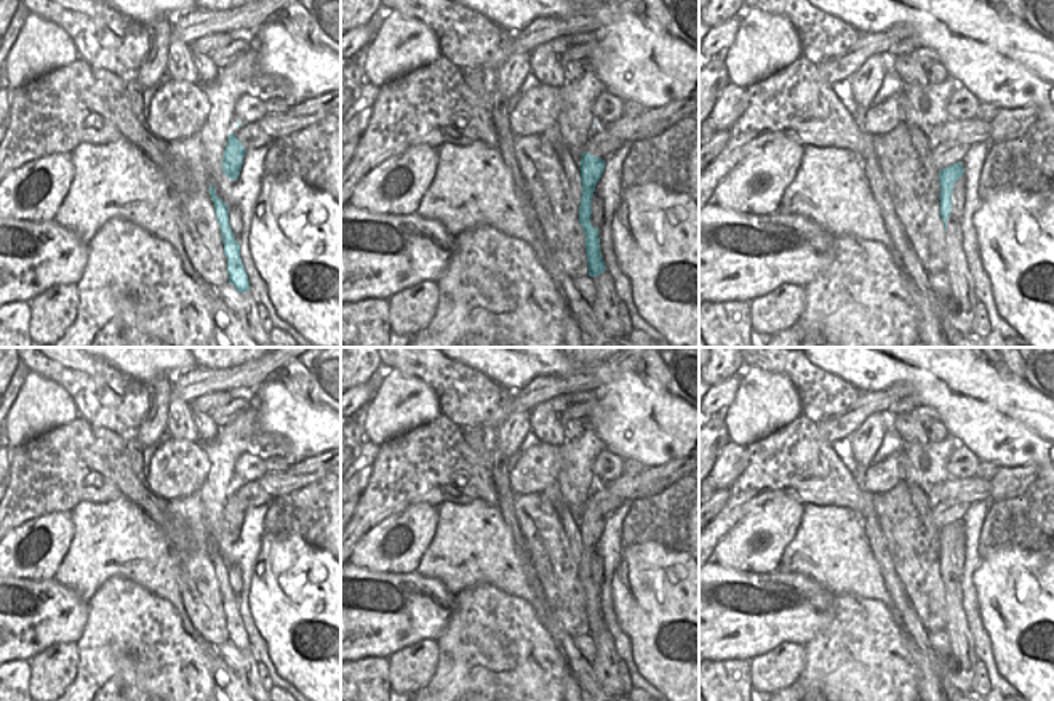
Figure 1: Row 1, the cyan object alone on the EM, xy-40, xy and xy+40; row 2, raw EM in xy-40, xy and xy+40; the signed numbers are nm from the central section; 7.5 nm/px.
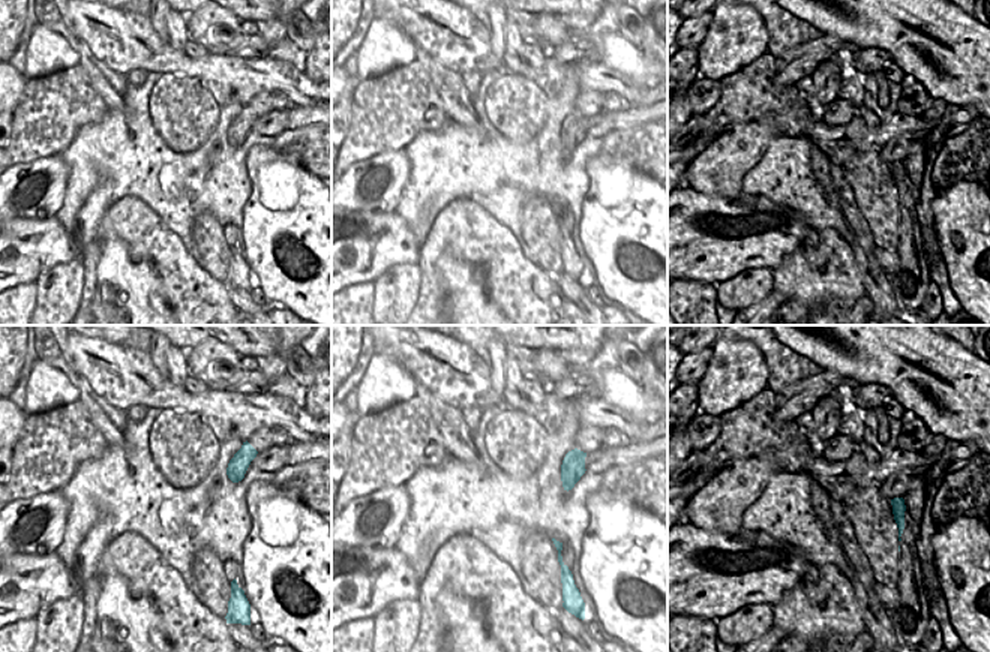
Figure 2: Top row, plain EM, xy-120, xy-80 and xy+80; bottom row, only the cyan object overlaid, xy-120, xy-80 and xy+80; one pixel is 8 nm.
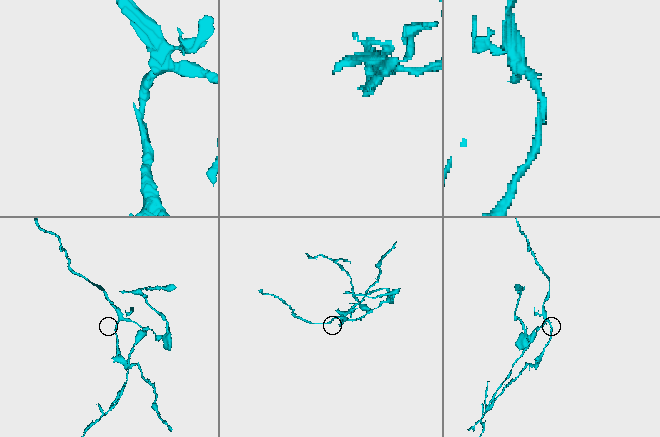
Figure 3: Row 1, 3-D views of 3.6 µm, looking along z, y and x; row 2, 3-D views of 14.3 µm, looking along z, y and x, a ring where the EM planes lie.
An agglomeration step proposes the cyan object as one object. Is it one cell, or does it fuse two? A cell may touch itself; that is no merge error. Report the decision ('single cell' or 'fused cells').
fused cells

